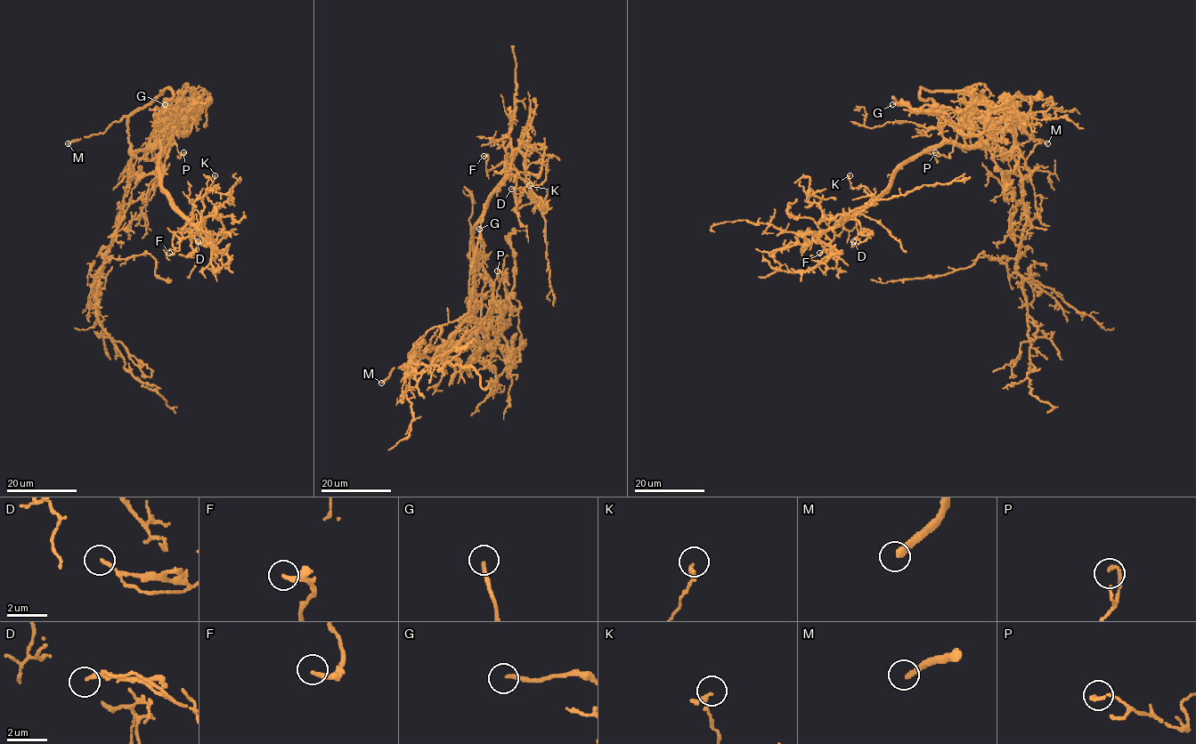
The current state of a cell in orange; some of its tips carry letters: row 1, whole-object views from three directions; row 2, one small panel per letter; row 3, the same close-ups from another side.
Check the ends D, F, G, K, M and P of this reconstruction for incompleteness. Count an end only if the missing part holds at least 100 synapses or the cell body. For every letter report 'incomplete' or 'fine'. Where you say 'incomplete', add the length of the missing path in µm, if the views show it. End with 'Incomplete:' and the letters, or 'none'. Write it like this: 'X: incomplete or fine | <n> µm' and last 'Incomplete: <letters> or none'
D: fine
F: fine
G: fine
K: fine
M: incomplete | 110 µm
P: fine
Incomplete: M

